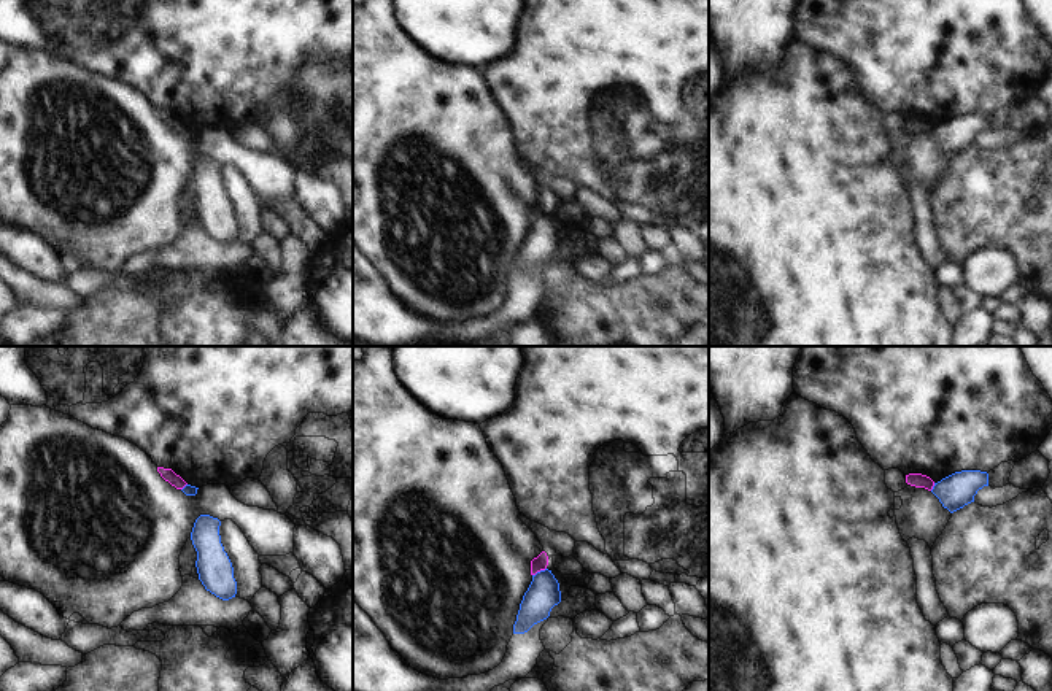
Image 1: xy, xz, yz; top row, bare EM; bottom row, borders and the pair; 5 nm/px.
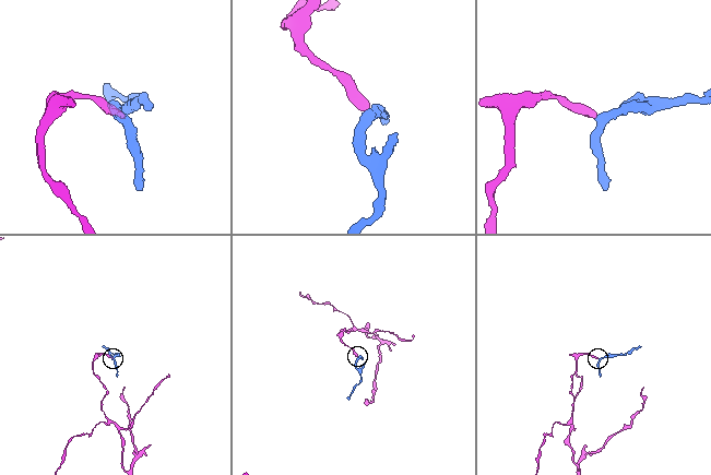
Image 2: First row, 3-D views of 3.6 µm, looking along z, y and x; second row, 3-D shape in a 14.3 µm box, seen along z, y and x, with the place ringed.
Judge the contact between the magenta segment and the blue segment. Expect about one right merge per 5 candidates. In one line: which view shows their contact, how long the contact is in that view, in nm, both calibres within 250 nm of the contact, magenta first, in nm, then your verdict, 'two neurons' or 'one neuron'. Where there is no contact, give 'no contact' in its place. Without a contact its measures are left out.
xz | 80 nm | 70/160 nm | two neurons

